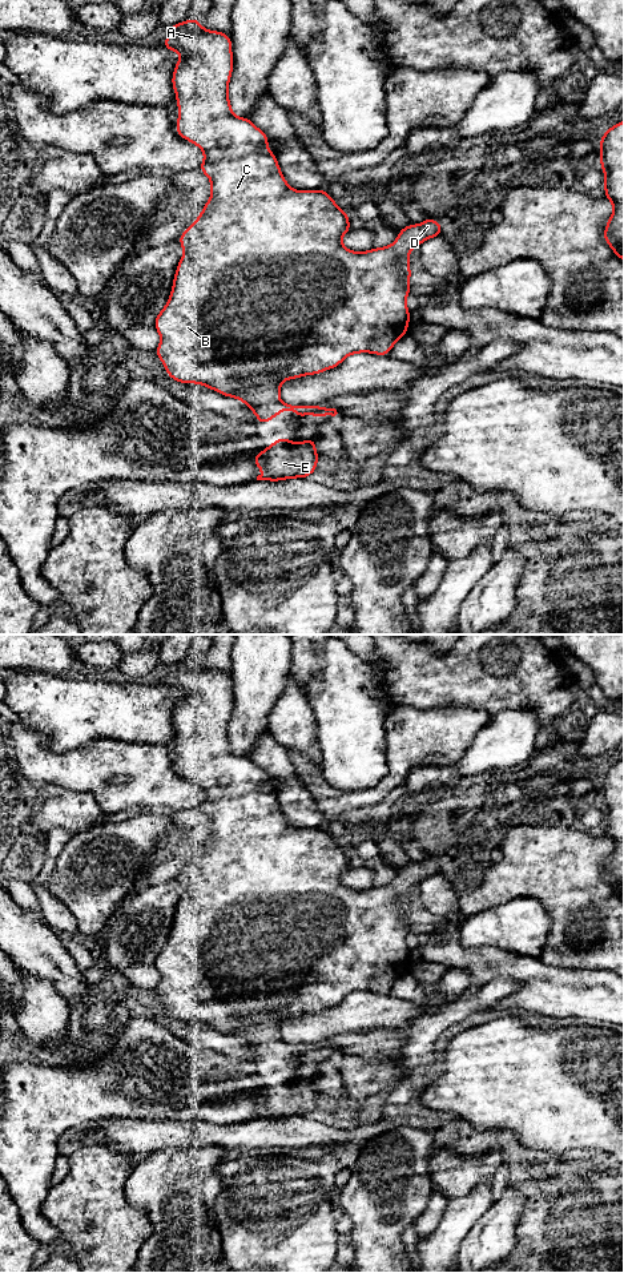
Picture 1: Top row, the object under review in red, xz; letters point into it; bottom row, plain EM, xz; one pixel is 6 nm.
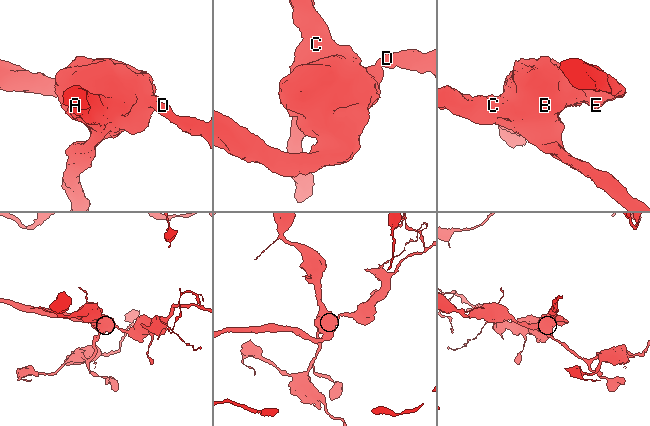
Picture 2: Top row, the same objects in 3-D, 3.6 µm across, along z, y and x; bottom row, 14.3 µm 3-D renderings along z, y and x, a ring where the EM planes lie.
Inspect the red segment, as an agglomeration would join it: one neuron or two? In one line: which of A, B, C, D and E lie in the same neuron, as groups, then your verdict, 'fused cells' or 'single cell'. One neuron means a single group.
groups A B C D E; single cell

